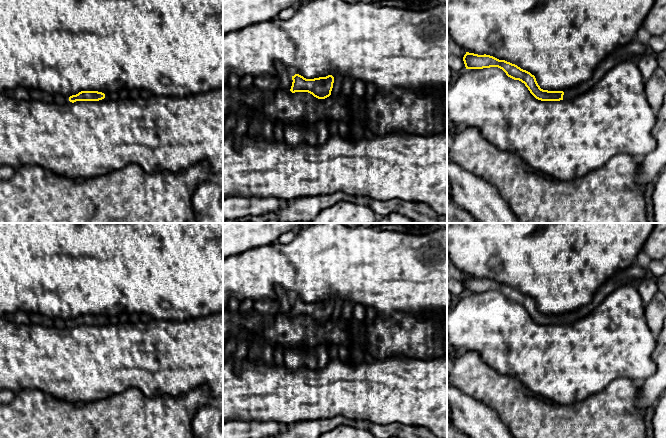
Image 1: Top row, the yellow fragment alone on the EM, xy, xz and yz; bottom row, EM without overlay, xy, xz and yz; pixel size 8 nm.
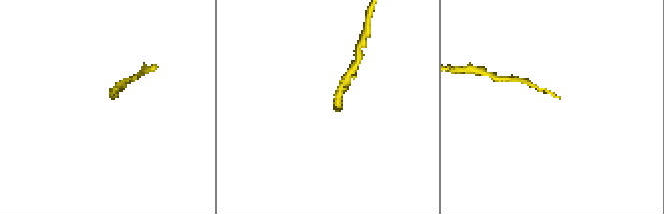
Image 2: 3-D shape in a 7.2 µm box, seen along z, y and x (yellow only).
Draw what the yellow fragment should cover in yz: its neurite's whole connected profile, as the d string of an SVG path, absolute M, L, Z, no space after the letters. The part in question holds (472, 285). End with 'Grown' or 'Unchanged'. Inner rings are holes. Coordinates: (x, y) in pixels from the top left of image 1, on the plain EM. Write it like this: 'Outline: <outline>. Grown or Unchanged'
Outline: M637 265L624 275L614 277L605 282L593 295L592 300L585 306L582 306L566 315L548 315L543 314L538 309L536 302L530 296L521 293L515 288L505 284L499 284L490 279L478 279L466 276L463 285L466 293L483 293L490 291L498 291L502 293L506 299L514 304L519 304L525 308L530 317L538 324L541 325L560 325L570 324L573 325L577 320L587 316L591 313L604 298L619 285L629 283L638 285L644 278L650 276L647 268L642 268Z. Grown

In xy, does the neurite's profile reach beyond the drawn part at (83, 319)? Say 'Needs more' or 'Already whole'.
Already whole

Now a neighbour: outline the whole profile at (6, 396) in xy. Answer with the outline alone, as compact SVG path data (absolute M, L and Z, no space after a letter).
M9 389L0 390L0 404L9 404L13 401L15 393Z

